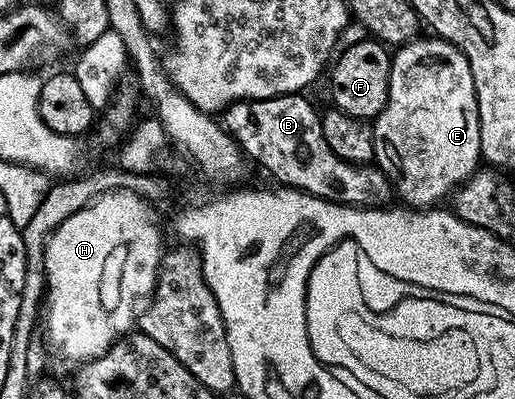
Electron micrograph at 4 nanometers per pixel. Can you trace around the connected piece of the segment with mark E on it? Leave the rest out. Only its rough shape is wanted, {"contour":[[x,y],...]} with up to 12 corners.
{"contour":[[443,37],[393,50],[374,161],[410,207],[482,156],[472,67]]}

